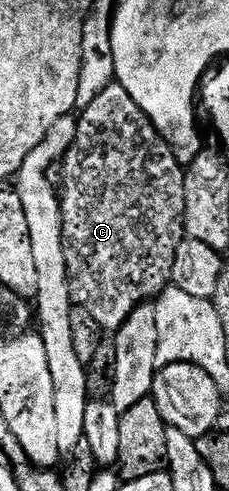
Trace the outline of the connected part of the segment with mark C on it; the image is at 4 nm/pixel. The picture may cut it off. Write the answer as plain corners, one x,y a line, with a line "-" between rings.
115,81
79,112
76,136
64,154
63,163
65,185
58,194
70,297
73,304
86,309
105,332
115,333
136,307
155,300
171,284
174,253
178,253
178,245
186,237
185,168
174,157
150,117
142,113
134,97

